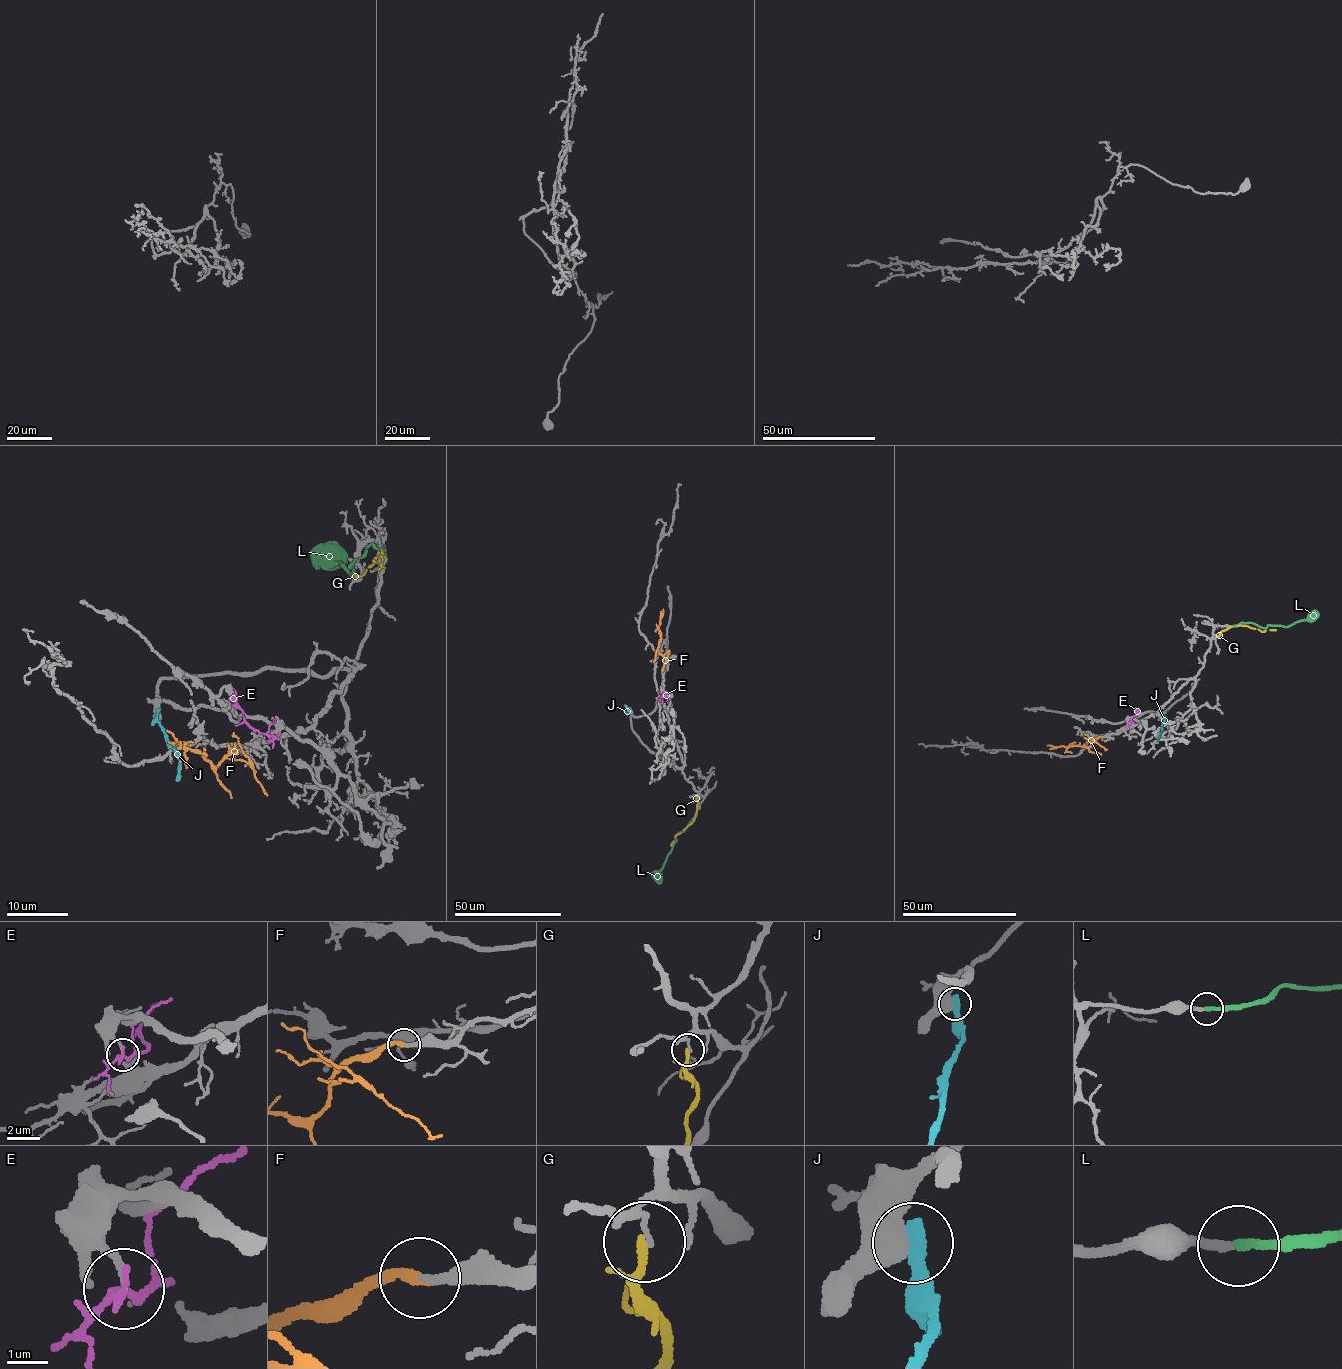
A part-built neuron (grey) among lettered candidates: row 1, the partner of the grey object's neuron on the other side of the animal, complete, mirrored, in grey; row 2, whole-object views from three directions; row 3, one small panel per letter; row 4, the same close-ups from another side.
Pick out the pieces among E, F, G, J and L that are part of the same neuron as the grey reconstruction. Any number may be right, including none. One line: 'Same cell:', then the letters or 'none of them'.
Same cell: F, L

